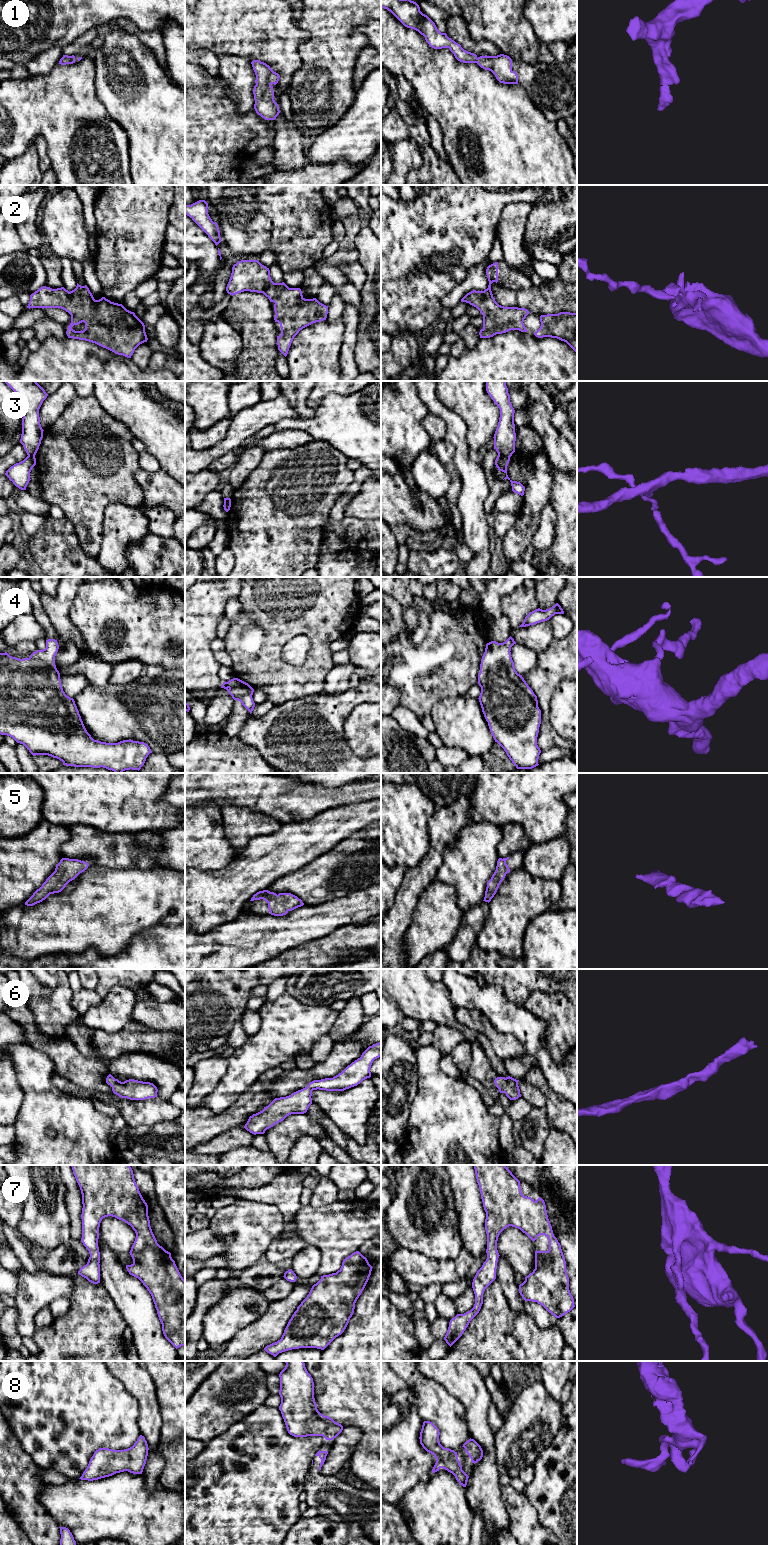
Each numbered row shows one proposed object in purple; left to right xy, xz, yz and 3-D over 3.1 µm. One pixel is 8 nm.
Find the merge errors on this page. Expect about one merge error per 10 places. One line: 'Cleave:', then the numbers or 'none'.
Cleave: 3

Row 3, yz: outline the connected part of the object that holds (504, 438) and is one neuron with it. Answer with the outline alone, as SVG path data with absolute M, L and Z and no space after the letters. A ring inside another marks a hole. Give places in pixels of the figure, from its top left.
M486 381L486 391L500 409L500 418L494 434L494 449L498 455L511 457L515 452L515 410L510 402L506 381Z

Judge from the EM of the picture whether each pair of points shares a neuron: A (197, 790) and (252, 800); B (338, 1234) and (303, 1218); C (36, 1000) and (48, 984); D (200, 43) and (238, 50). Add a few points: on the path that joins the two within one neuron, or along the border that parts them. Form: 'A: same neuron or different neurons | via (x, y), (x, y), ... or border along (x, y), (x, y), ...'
A: same neuron | via (211, 790), (238, 790)
B: same neuron | via (329, 1227), (318, 1226), (312, 1223)
C: different neurons | border along (36, 979), (42, 987), (42, 994), (48, 997)
D: same neuron | via (209, 42), (215, 42), (219, 46), (229, 46)

